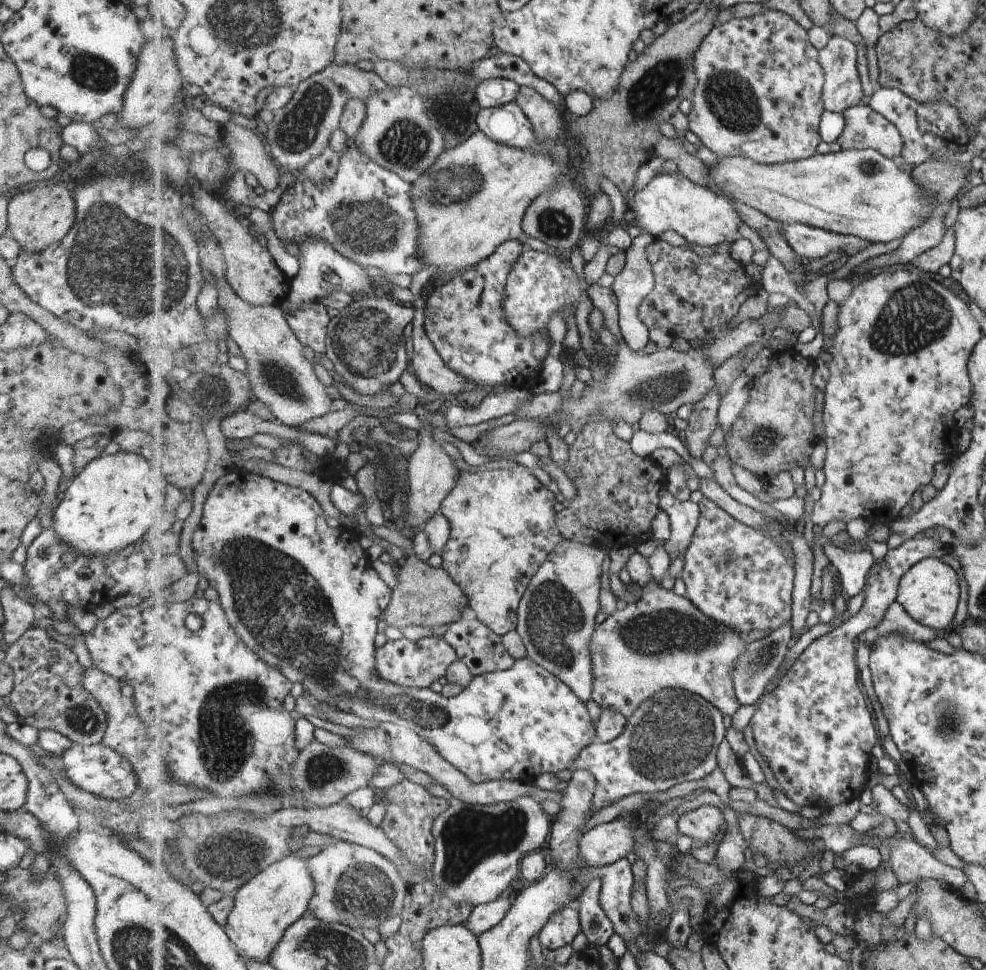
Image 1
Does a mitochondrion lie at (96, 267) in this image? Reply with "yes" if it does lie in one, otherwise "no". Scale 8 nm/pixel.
yes

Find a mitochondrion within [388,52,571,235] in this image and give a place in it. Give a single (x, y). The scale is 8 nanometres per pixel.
(454, 188)

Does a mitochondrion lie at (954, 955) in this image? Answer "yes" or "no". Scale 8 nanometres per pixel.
no

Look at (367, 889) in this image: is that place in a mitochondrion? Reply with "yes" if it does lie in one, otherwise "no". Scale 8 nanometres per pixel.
yes

